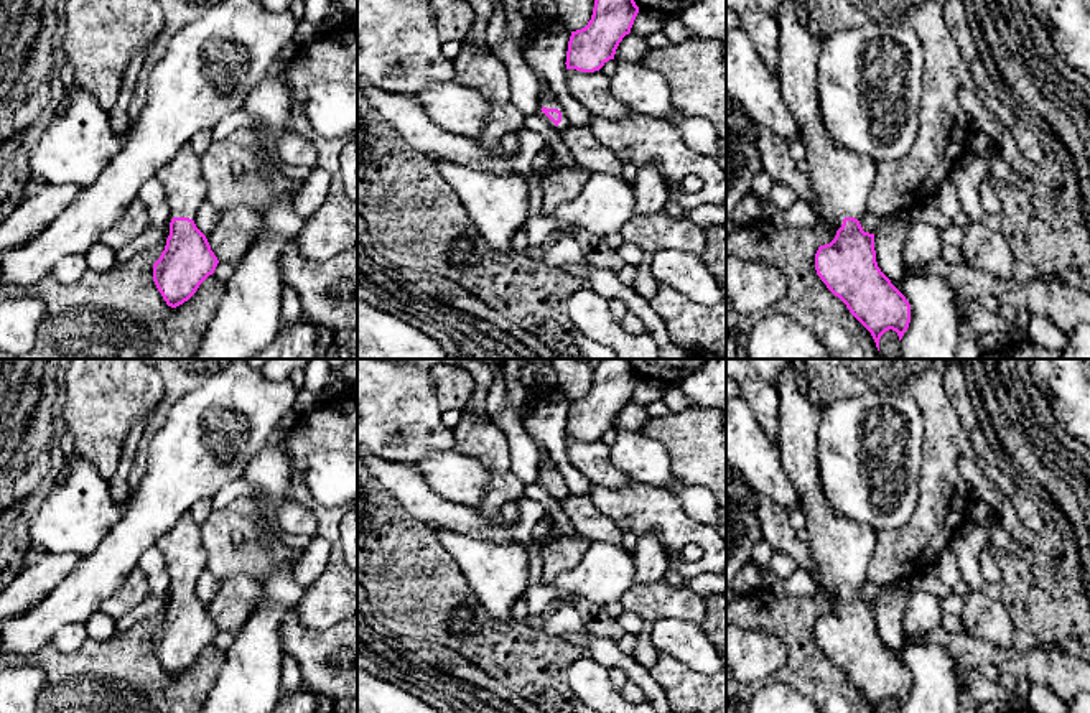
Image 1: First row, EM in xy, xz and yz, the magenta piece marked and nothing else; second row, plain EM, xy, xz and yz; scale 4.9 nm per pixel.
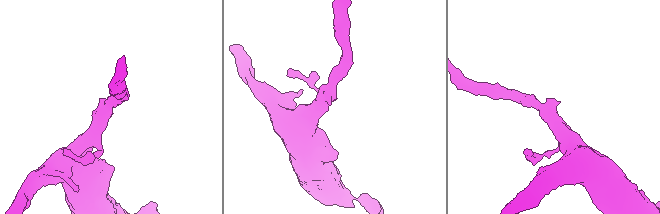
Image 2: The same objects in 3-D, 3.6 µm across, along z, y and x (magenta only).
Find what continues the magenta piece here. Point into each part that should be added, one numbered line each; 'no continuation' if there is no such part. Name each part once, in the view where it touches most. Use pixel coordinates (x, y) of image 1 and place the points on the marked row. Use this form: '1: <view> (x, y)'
1: xz (547, 99)

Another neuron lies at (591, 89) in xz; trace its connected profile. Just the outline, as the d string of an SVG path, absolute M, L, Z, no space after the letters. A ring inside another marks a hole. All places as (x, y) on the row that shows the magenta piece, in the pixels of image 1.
M566 69L566 86L575 100L589 110L591 115L619 120L631 110L611 96L611 77L601 69L581 72Z

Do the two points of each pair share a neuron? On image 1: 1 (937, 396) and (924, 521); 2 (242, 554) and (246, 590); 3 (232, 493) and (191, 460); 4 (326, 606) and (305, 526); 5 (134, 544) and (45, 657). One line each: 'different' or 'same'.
1: same
2: different
3: different
4: different
5: different

